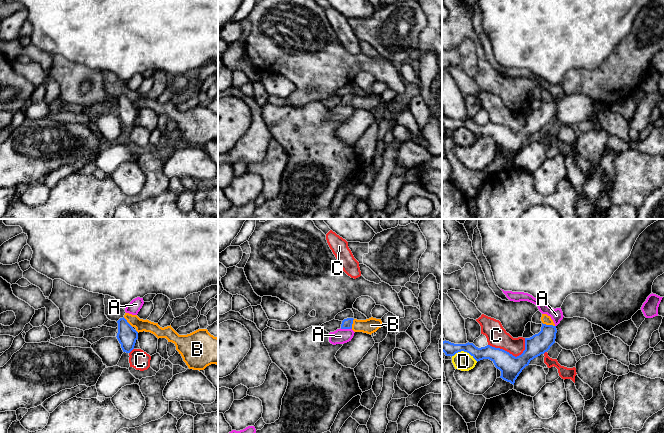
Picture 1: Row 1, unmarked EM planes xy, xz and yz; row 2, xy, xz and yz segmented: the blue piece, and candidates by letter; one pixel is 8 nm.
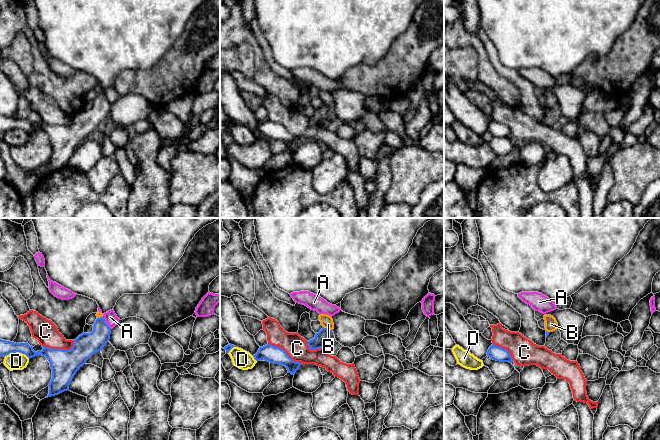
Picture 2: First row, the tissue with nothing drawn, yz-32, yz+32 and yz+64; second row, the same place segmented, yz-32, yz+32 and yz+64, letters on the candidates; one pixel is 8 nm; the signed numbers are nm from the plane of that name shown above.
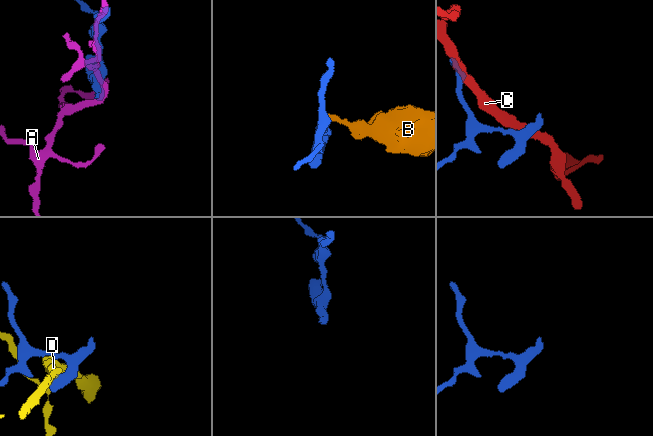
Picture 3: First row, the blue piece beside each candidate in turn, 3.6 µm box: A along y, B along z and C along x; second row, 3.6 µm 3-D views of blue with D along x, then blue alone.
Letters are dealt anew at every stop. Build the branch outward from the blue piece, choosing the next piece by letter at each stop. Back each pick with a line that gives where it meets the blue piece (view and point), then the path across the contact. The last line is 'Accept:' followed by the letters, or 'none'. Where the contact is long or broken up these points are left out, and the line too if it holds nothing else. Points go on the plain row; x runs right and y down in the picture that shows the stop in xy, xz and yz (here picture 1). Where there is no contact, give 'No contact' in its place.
Accept: none

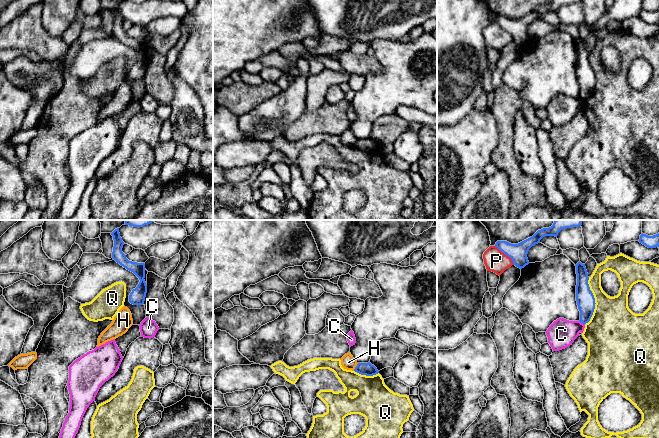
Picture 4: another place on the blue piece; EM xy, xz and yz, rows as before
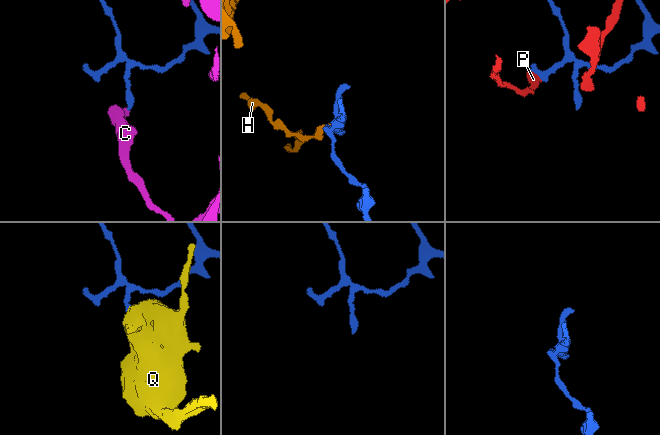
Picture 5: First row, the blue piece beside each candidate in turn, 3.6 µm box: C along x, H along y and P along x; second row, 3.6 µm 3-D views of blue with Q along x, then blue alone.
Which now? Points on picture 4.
Accept: none

